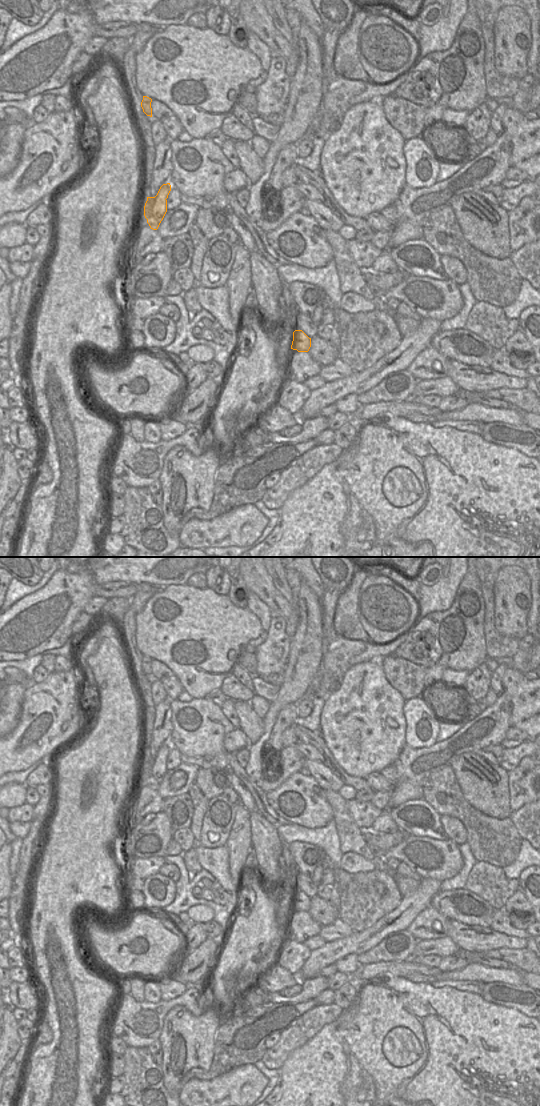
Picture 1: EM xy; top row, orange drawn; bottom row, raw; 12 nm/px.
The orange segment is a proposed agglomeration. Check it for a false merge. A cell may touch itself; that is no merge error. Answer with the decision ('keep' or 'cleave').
cleave

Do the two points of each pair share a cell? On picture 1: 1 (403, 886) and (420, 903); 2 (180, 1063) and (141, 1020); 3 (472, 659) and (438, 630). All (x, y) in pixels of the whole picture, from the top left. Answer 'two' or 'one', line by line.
1: two
2: two
3: one

